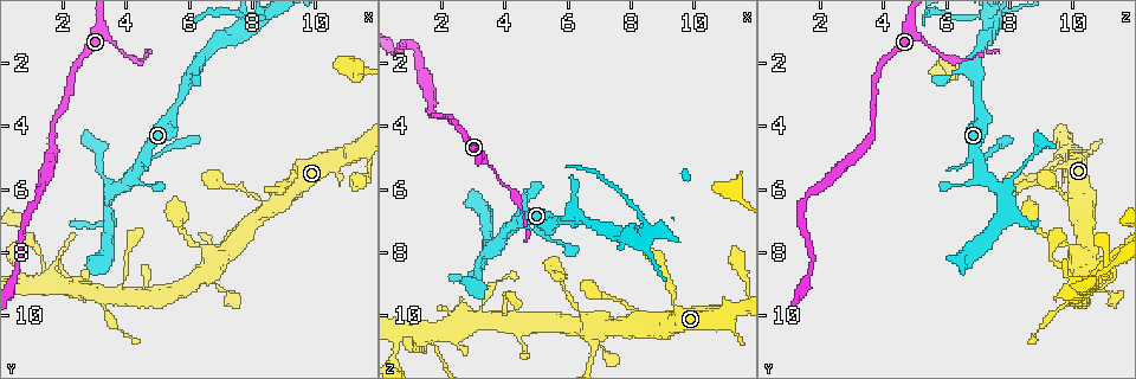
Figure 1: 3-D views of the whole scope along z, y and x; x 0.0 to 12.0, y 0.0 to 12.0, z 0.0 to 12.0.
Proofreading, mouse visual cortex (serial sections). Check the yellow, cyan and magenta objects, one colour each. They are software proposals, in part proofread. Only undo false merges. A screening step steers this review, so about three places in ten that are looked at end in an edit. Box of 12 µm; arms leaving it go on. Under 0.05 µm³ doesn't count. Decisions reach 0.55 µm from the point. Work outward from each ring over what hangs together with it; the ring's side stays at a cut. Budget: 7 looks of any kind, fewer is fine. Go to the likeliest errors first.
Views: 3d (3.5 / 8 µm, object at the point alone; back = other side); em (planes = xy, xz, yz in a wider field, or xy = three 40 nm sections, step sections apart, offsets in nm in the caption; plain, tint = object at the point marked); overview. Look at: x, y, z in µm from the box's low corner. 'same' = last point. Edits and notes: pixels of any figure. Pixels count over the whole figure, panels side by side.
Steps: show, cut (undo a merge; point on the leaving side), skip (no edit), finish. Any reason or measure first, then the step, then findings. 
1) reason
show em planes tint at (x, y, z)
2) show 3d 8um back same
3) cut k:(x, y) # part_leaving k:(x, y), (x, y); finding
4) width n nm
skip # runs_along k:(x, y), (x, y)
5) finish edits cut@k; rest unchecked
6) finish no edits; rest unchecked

looks like a crossing
show 3d 3.5um at (1.0, 9.0, 10.6)

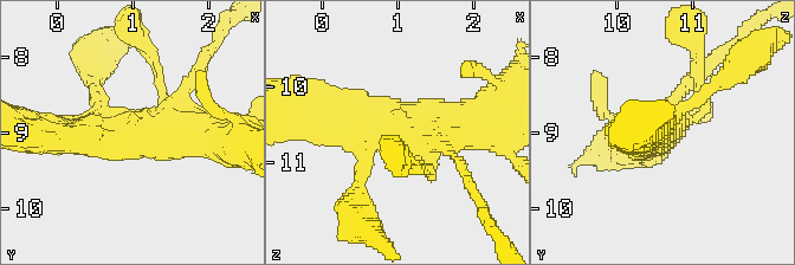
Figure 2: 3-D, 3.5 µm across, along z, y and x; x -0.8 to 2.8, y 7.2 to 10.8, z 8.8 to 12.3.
show em xy step 3 tint at (1.00, 9.00, 10.60)

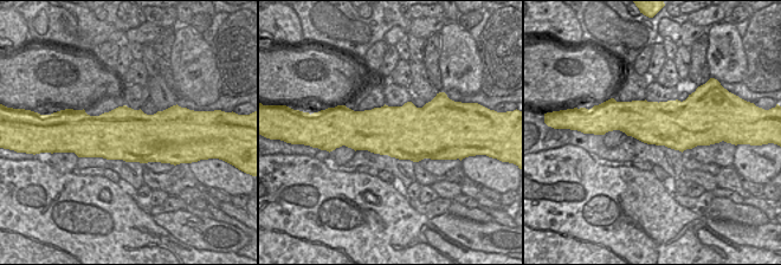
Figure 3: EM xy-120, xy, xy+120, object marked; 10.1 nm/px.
show em planes tint same

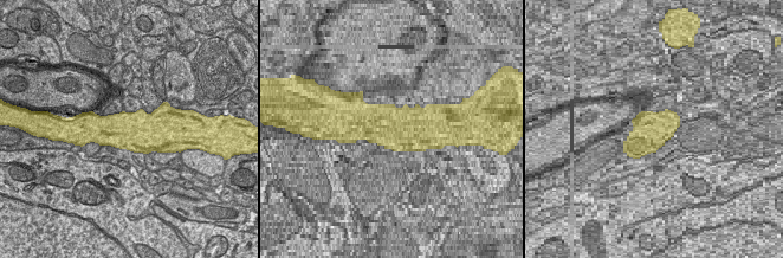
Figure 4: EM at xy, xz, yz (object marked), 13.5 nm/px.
skip # runs_along 2:(476, 124), (385, 136), (360, 182); continuous, no second cell

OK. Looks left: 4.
a fork
show 3d 3.5um back at (4.5, 5.2, 7.2)

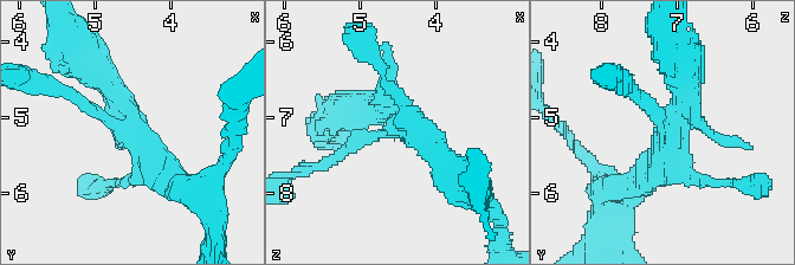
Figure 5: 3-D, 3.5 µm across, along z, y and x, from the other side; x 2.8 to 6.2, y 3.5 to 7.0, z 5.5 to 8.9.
now the EM
show em xy step 5 tint at (4.50, 5.15, 7.10)

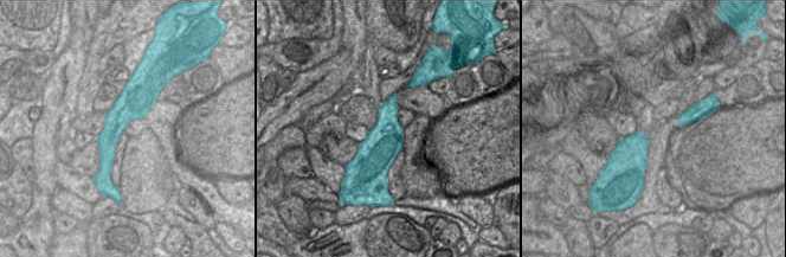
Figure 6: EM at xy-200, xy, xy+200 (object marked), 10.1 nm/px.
another direction
show em xy step 3 tint same

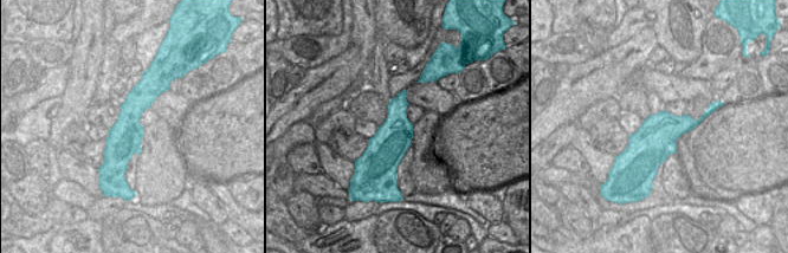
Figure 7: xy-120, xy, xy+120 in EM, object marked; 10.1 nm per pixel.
skip # runs_along 7:(144, 79), (120, 147), (121, 176); one cell here

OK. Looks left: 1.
finish no edits; rest unchecked

